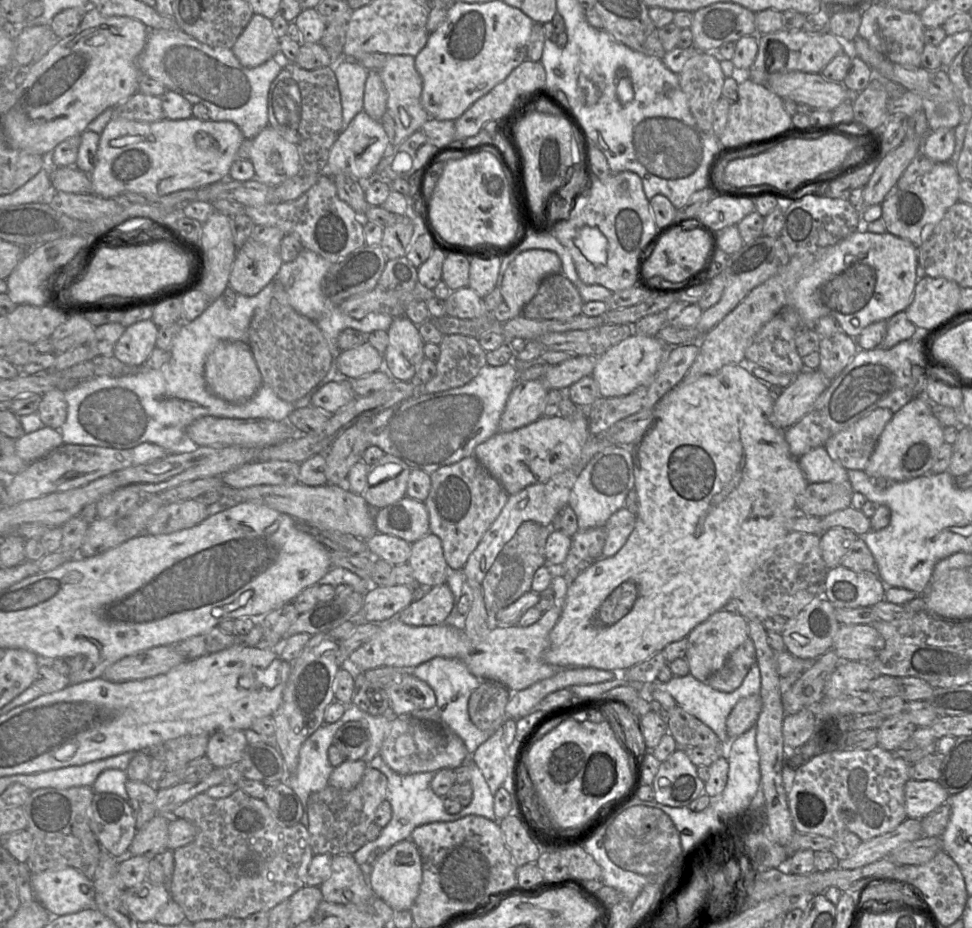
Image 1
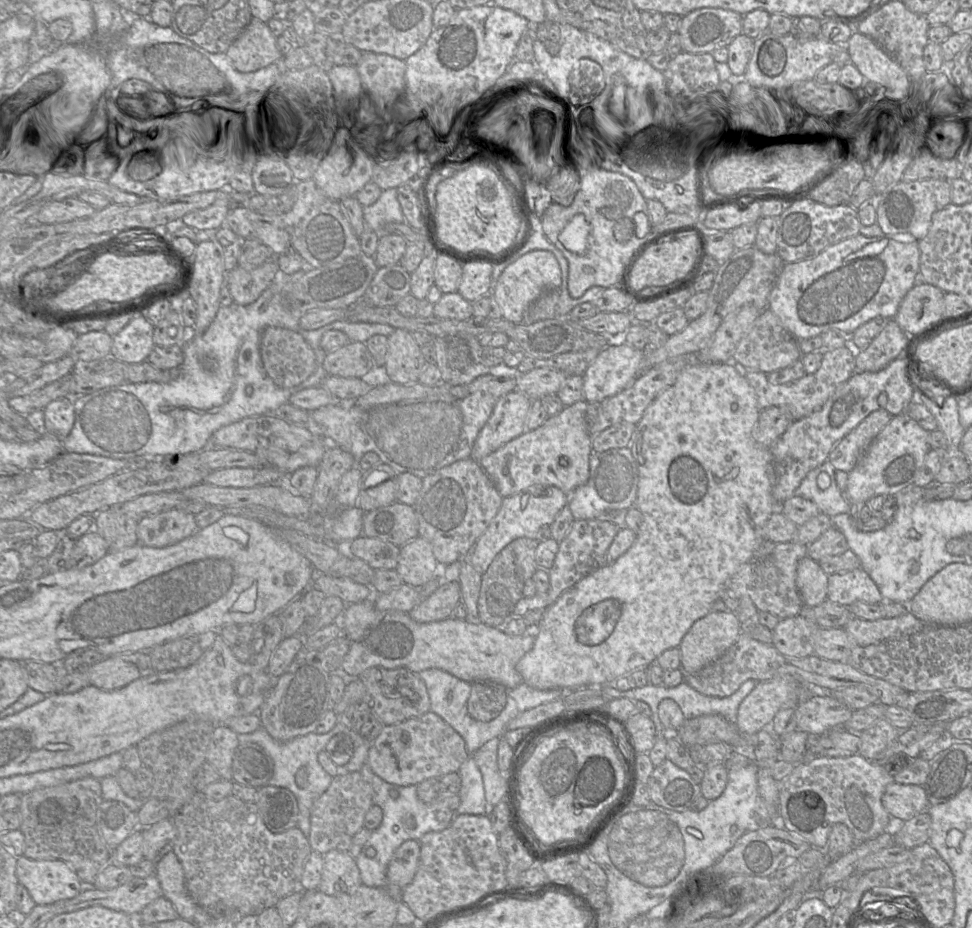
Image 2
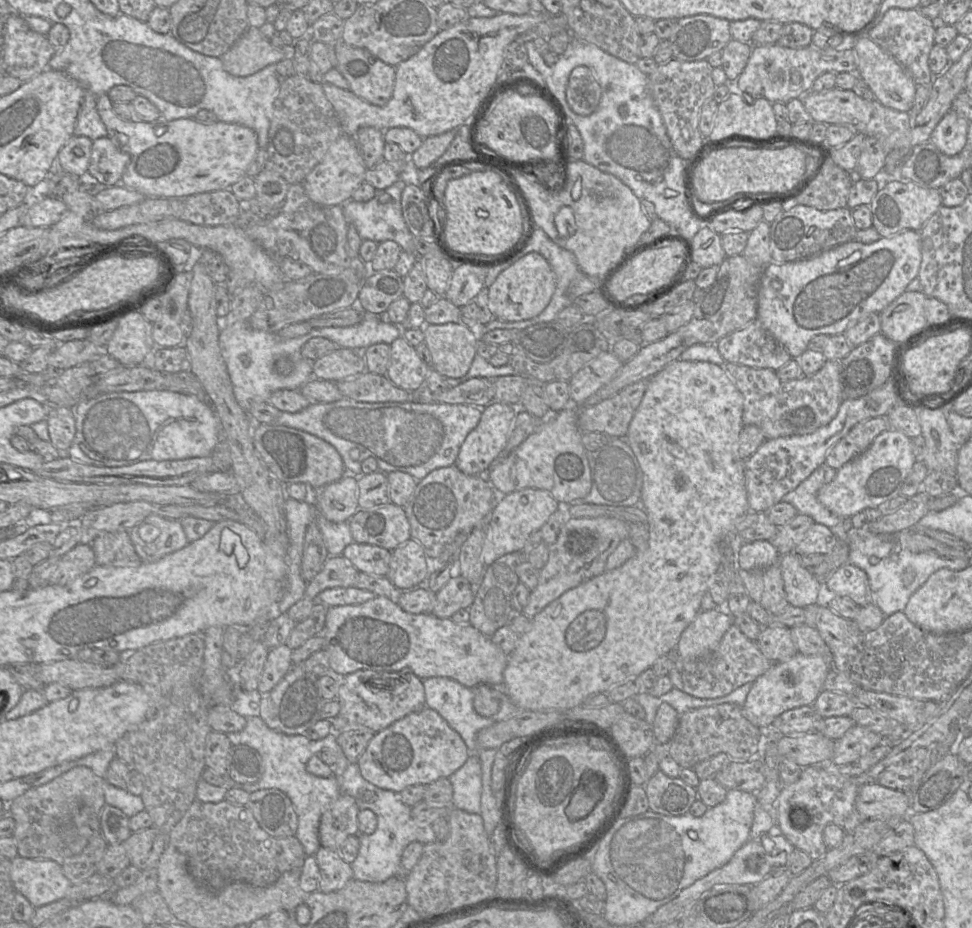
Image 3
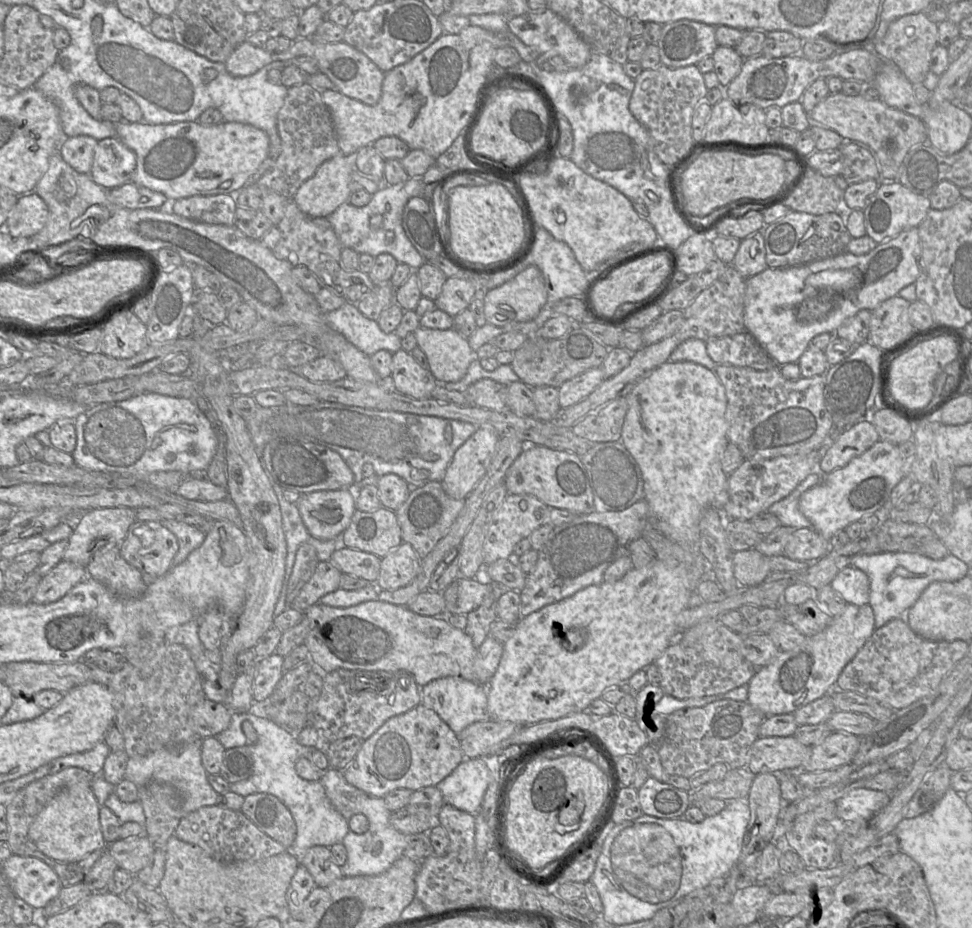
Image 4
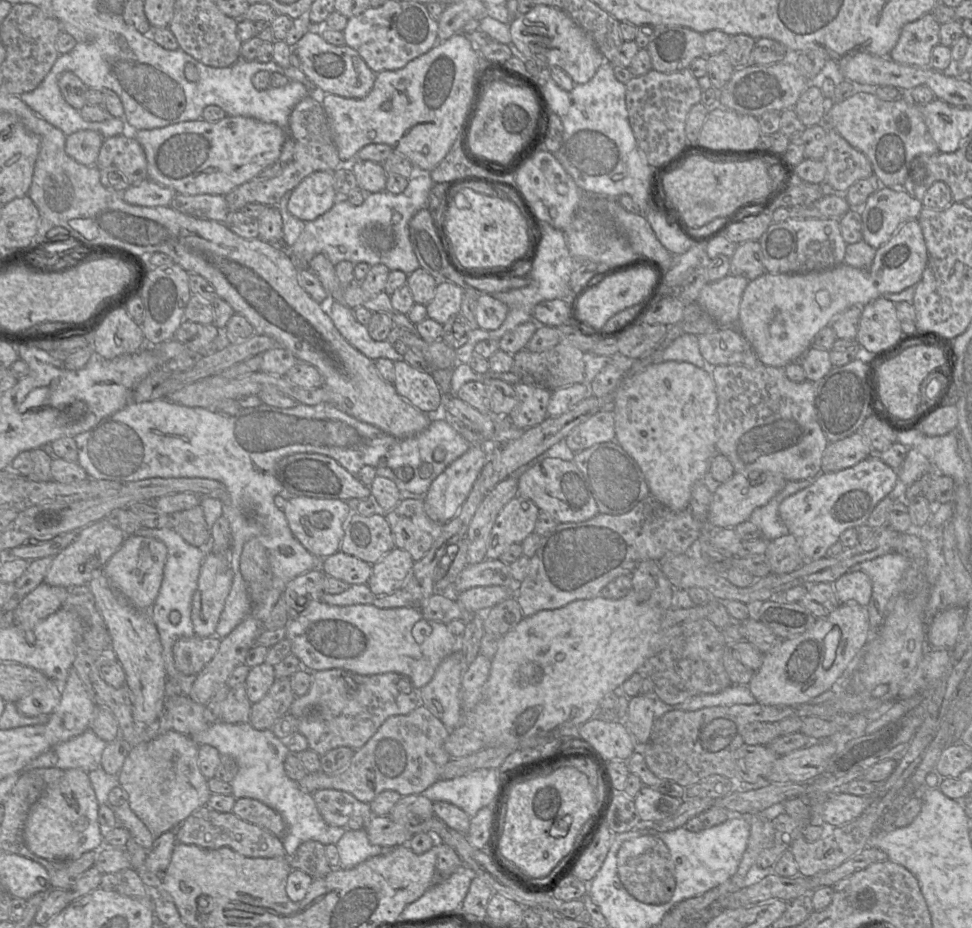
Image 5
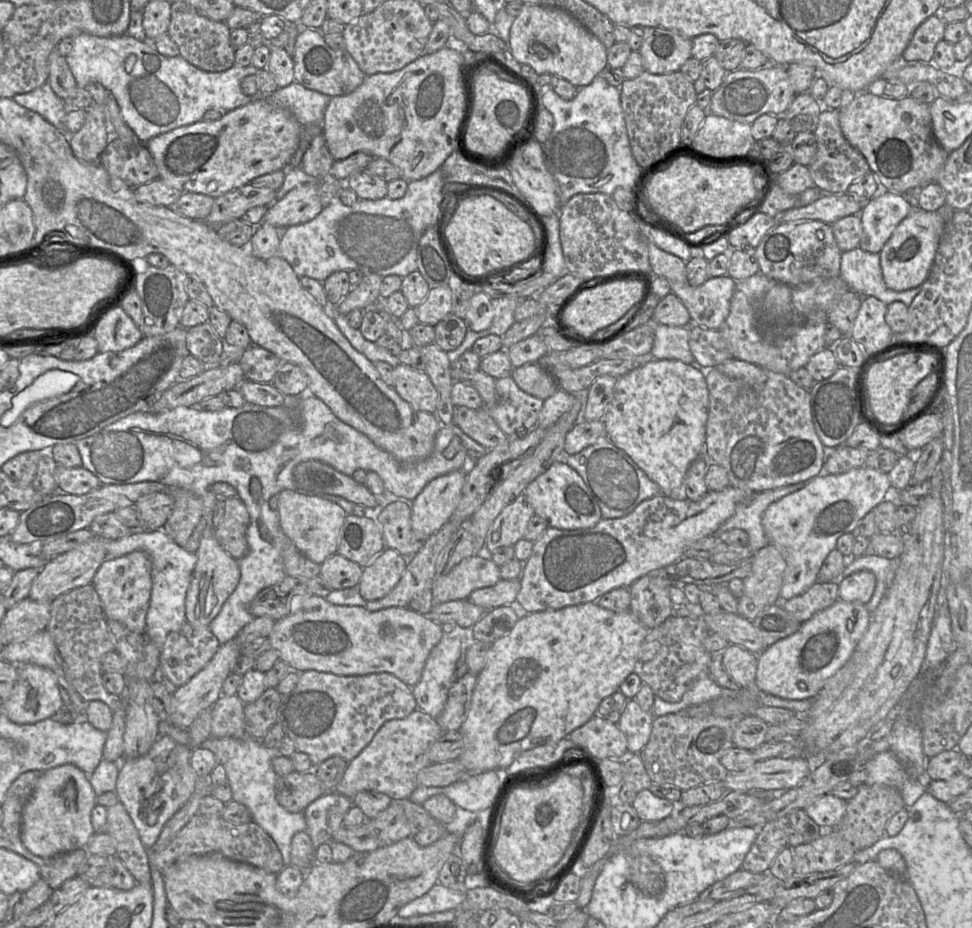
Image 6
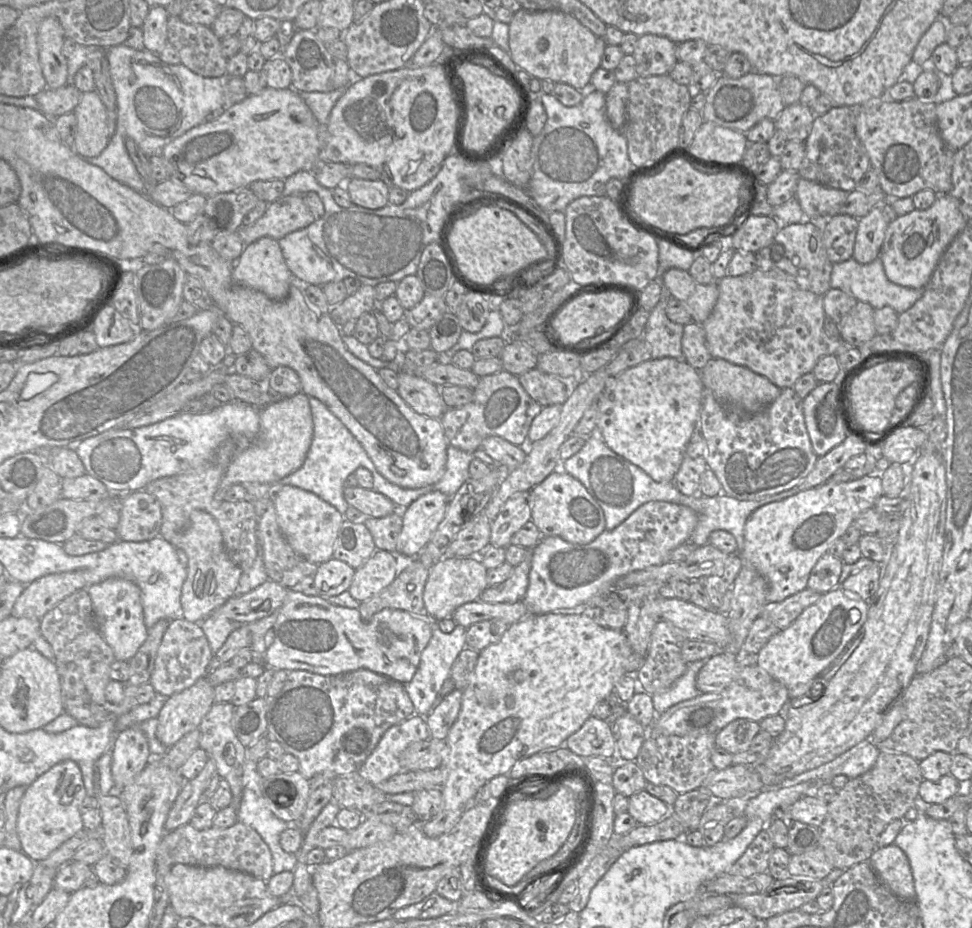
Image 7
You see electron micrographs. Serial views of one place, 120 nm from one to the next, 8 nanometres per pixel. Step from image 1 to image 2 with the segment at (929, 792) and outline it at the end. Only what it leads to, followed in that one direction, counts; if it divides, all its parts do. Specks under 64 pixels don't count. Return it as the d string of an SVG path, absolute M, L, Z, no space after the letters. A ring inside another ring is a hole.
M896 782L887 785L882 804L893 820L902 821L913 818L929 807L923 786Z

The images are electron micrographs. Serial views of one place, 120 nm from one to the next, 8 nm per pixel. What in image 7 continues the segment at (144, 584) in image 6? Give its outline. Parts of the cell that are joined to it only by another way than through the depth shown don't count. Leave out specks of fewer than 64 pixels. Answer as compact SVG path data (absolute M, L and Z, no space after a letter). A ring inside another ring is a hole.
M109 578L87 587L99 631L112 648L115 660L129 662L148 636L144 623L144 612L140 588L124 578Z

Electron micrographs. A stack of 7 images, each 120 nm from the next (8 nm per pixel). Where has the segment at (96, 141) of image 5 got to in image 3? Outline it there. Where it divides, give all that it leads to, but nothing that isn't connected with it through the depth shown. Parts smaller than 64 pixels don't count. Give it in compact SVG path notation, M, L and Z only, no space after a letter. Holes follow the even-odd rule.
M73 135L59 150L57 158L64 173L86 177L93 141L86 136Z

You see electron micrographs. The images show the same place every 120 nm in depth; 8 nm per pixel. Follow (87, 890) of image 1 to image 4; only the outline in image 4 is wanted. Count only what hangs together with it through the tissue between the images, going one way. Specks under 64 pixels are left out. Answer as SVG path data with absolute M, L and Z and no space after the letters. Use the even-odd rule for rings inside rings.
M12 854L2 862L2 871L15 896L38 912L57 897L62 888L55 871L36 857Z

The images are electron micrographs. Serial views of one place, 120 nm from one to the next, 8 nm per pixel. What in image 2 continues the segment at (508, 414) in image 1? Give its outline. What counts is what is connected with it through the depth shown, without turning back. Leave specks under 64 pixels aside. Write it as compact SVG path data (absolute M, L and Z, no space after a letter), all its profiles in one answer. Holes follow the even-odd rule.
M517 390L500 397L476 438L471 458L479 462L483 457L524 433L530 405L531 399Z

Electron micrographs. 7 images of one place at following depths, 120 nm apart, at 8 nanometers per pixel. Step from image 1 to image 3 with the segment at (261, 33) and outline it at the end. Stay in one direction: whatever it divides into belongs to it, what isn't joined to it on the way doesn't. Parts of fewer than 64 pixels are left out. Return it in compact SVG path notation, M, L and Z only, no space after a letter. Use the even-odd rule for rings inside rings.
M249 26L221 57L223 68L234 76L249 76L286 58L272 47L259 28Z

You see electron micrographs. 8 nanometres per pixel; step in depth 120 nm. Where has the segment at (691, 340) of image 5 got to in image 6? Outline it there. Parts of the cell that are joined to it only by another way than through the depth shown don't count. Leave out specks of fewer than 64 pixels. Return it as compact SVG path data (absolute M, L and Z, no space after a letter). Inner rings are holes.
M655 324L655 338L651 354L658 360L680 360L685 364L690 364L699 370L705 378L713 369L713 367L704 367L695 361L689 347L688 326Z

